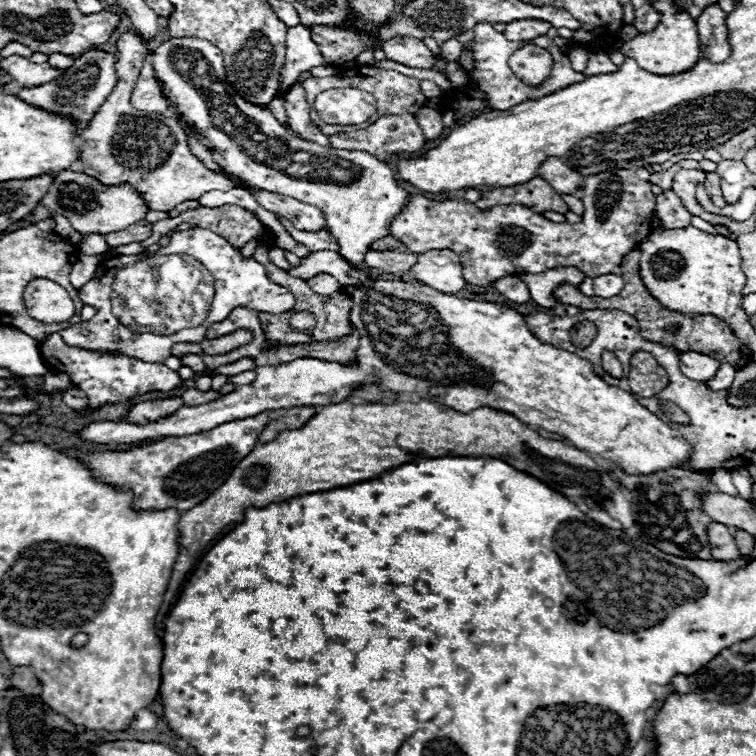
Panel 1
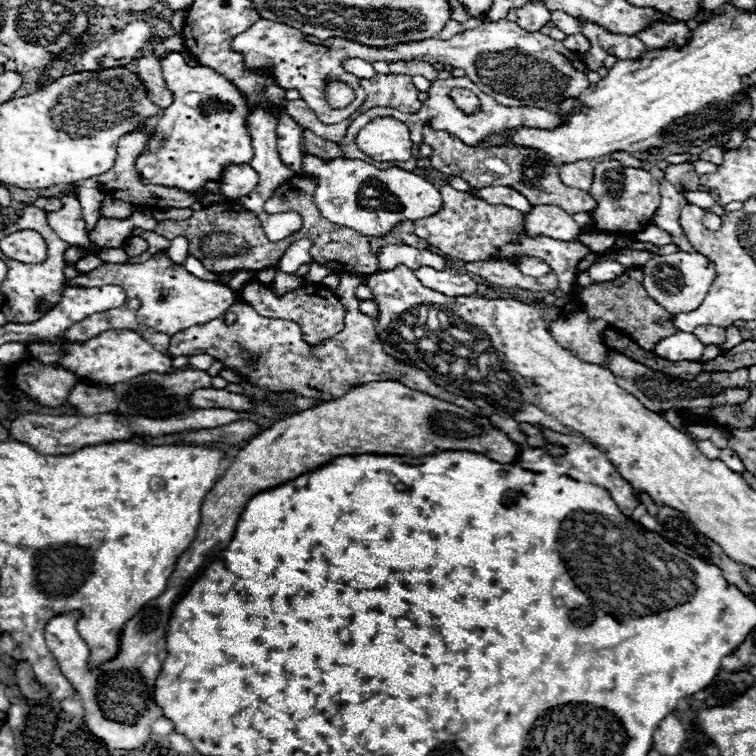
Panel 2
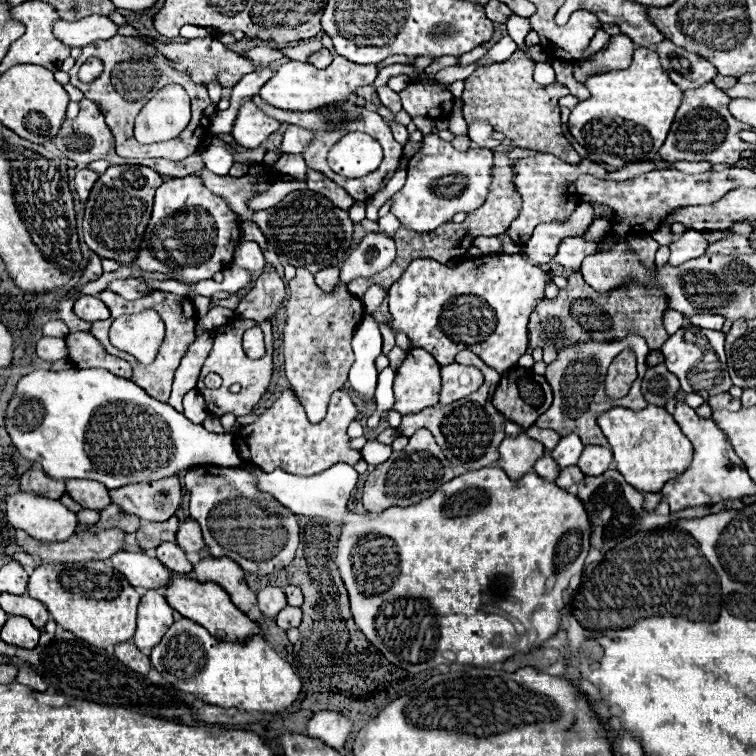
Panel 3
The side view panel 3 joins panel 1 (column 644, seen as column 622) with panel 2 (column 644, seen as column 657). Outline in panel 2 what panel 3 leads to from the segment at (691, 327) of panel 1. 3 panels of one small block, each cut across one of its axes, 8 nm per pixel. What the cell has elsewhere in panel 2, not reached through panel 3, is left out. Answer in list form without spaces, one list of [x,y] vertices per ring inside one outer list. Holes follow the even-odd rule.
[[[628,268],[612,282],[579,288],[577,298],[582,304],[581,309],[590,312],[592,318],[606,320],[612,328],[632,336],[632,340],[636,340],[636,344],[644,350],[652,350],[654,344],[658,344],[664,336],[672,336],[672,332],[678,332],[672,322],[672,314],[646,294],[642,286],[642,268]]]

